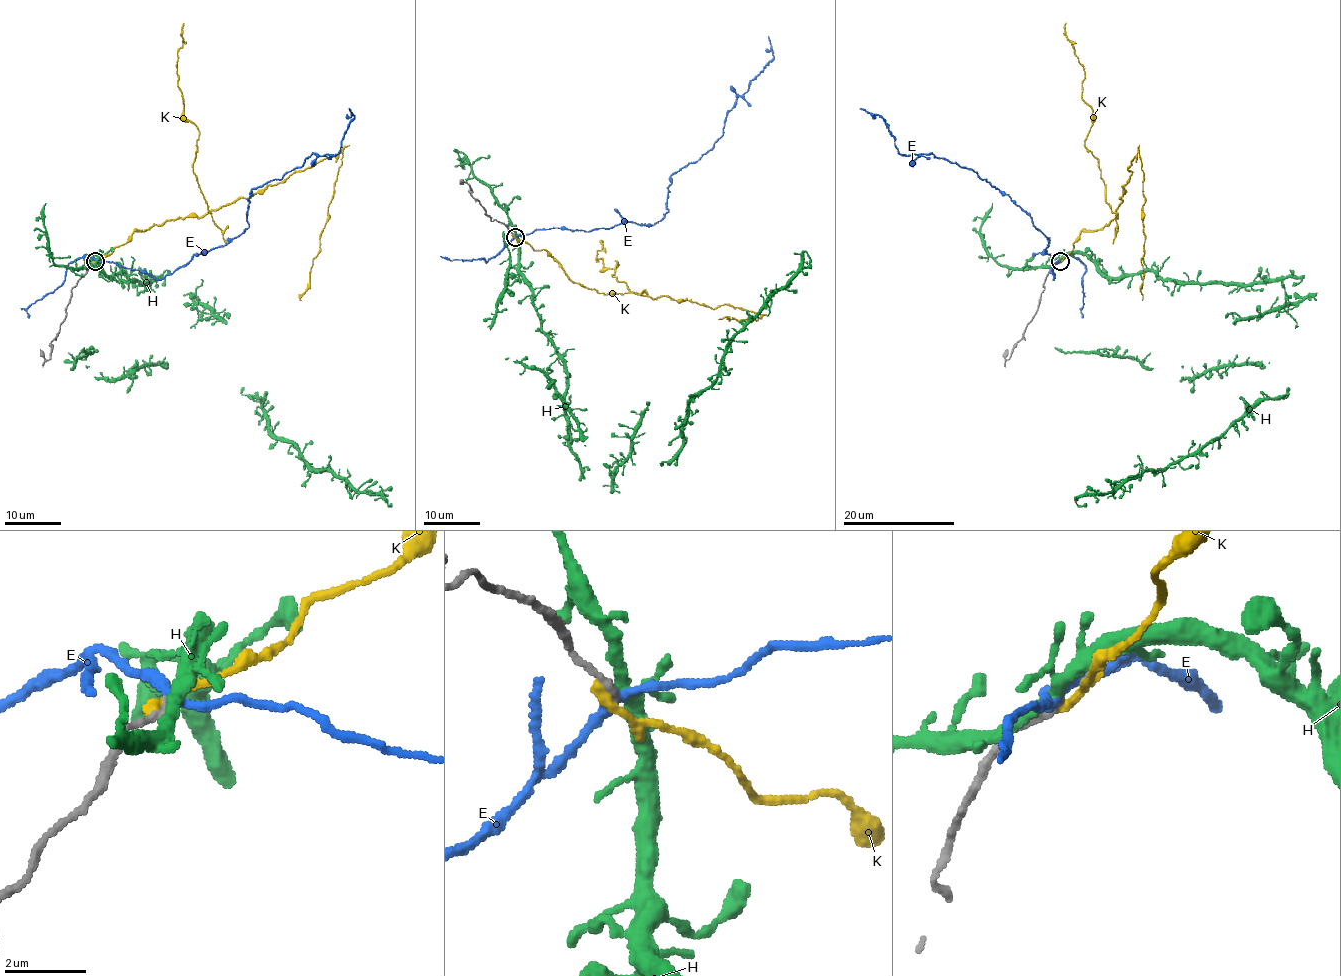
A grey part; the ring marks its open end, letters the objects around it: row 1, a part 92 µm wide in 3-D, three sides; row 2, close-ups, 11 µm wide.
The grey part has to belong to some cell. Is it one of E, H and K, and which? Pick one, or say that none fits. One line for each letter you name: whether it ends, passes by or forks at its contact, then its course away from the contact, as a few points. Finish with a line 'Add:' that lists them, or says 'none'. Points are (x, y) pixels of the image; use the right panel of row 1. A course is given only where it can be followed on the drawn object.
Add: none

